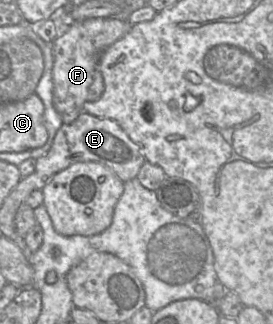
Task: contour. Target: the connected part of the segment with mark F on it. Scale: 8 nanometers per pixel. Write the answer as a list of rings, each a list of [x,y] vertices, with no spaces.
[[[98,17],[82,21],[65,20],[57,25],[57,38],[51,43],[53,52],[53,106],[63,124],[74,121],[83,111],[86,102],[100,98],[104,81],[99,61],[105,50],[123,37],[132,27],[128,20]]]

